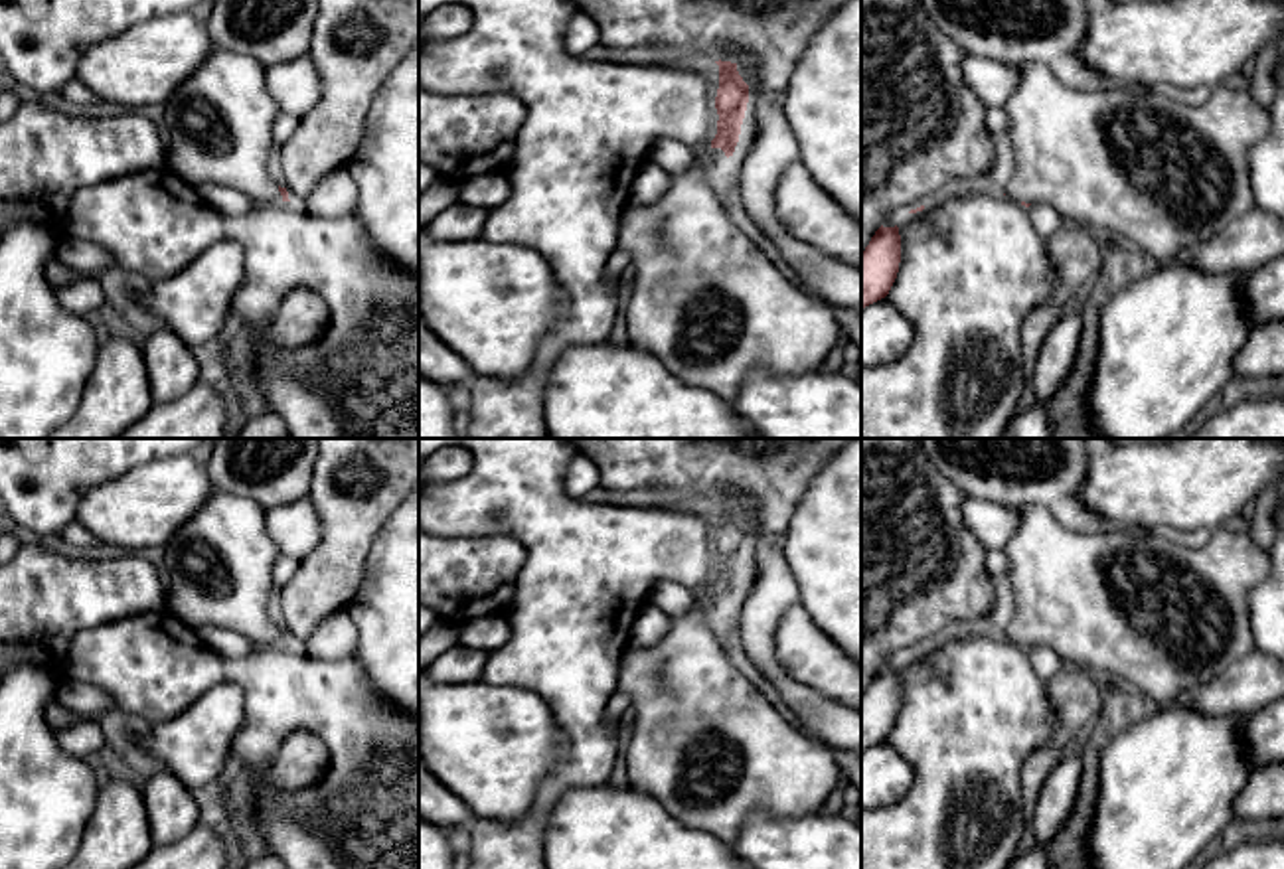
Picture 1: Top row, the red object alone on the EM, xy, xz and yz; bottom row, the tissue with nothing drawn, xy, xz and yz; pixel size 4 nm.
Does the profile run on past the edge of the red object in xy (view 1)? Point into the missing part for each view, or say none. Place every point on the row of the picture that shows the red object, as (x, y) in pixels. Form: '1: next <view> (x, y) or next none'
1: next xy (220, 121)

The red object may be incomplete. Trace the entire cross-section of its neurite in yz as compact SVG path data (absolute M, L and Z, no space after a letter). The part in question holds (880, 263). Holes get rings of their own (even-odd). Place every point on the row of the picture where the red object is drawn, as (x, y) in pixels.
M879 227L861 253L861 310L885 298L901 263L899 227Z

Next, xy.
M215 47L164 109L164 168L196 188L233 188L253 203L290 201L267 172L281 109L267 89L263 63Z

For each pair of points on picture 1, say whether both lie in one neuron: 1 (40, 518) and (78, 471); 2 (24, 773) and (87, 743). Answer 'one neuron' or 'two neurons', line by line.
1: one neuron
2: two neurons

